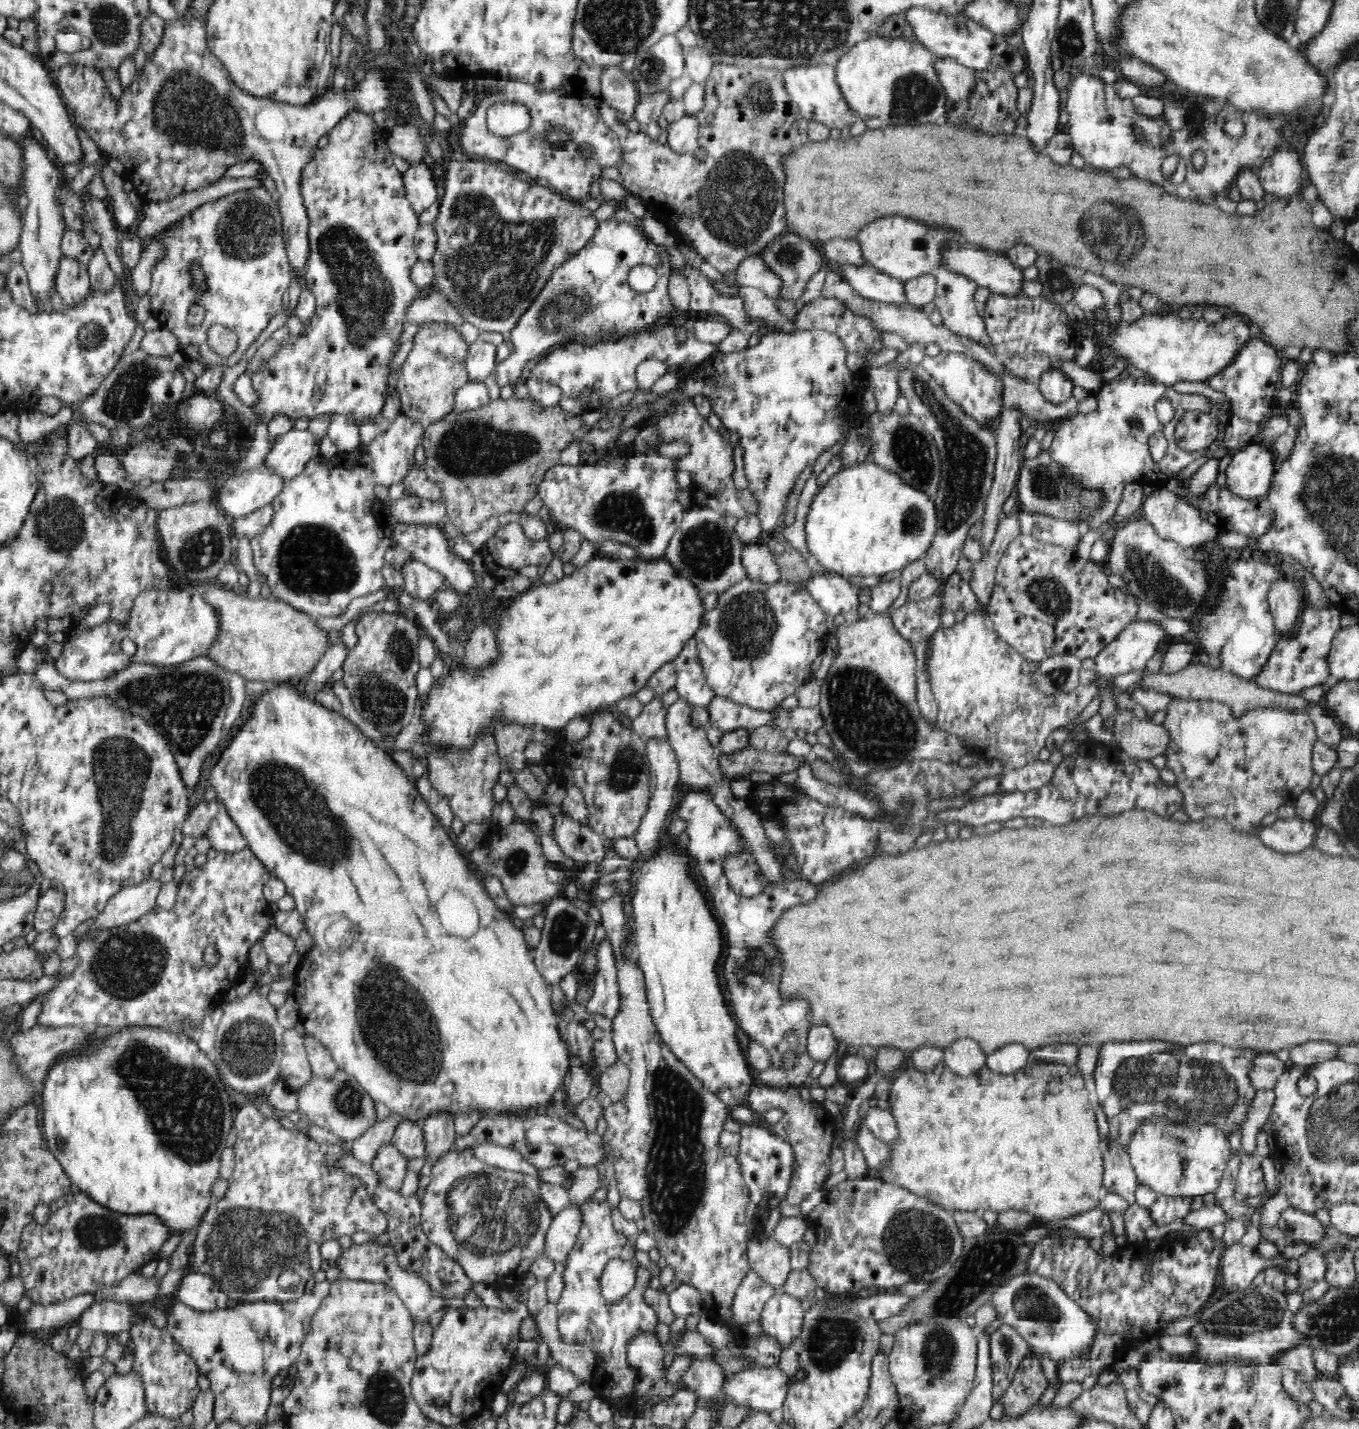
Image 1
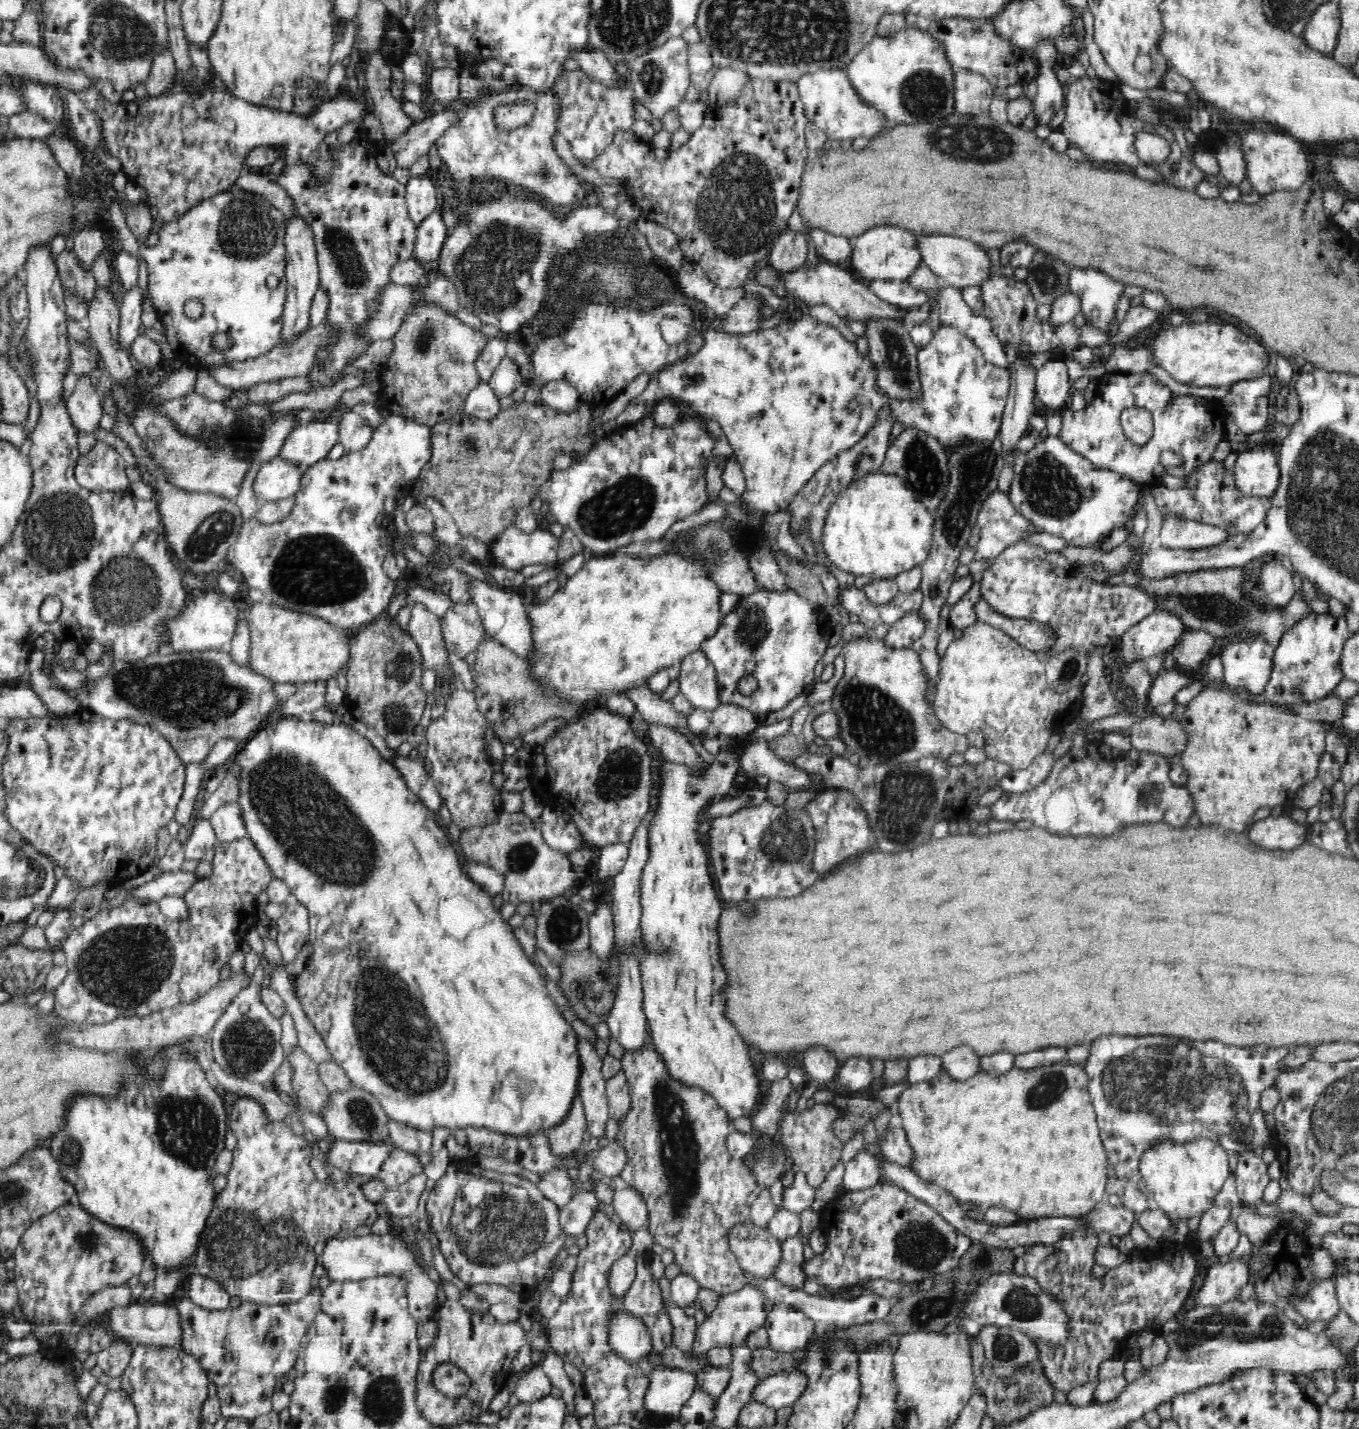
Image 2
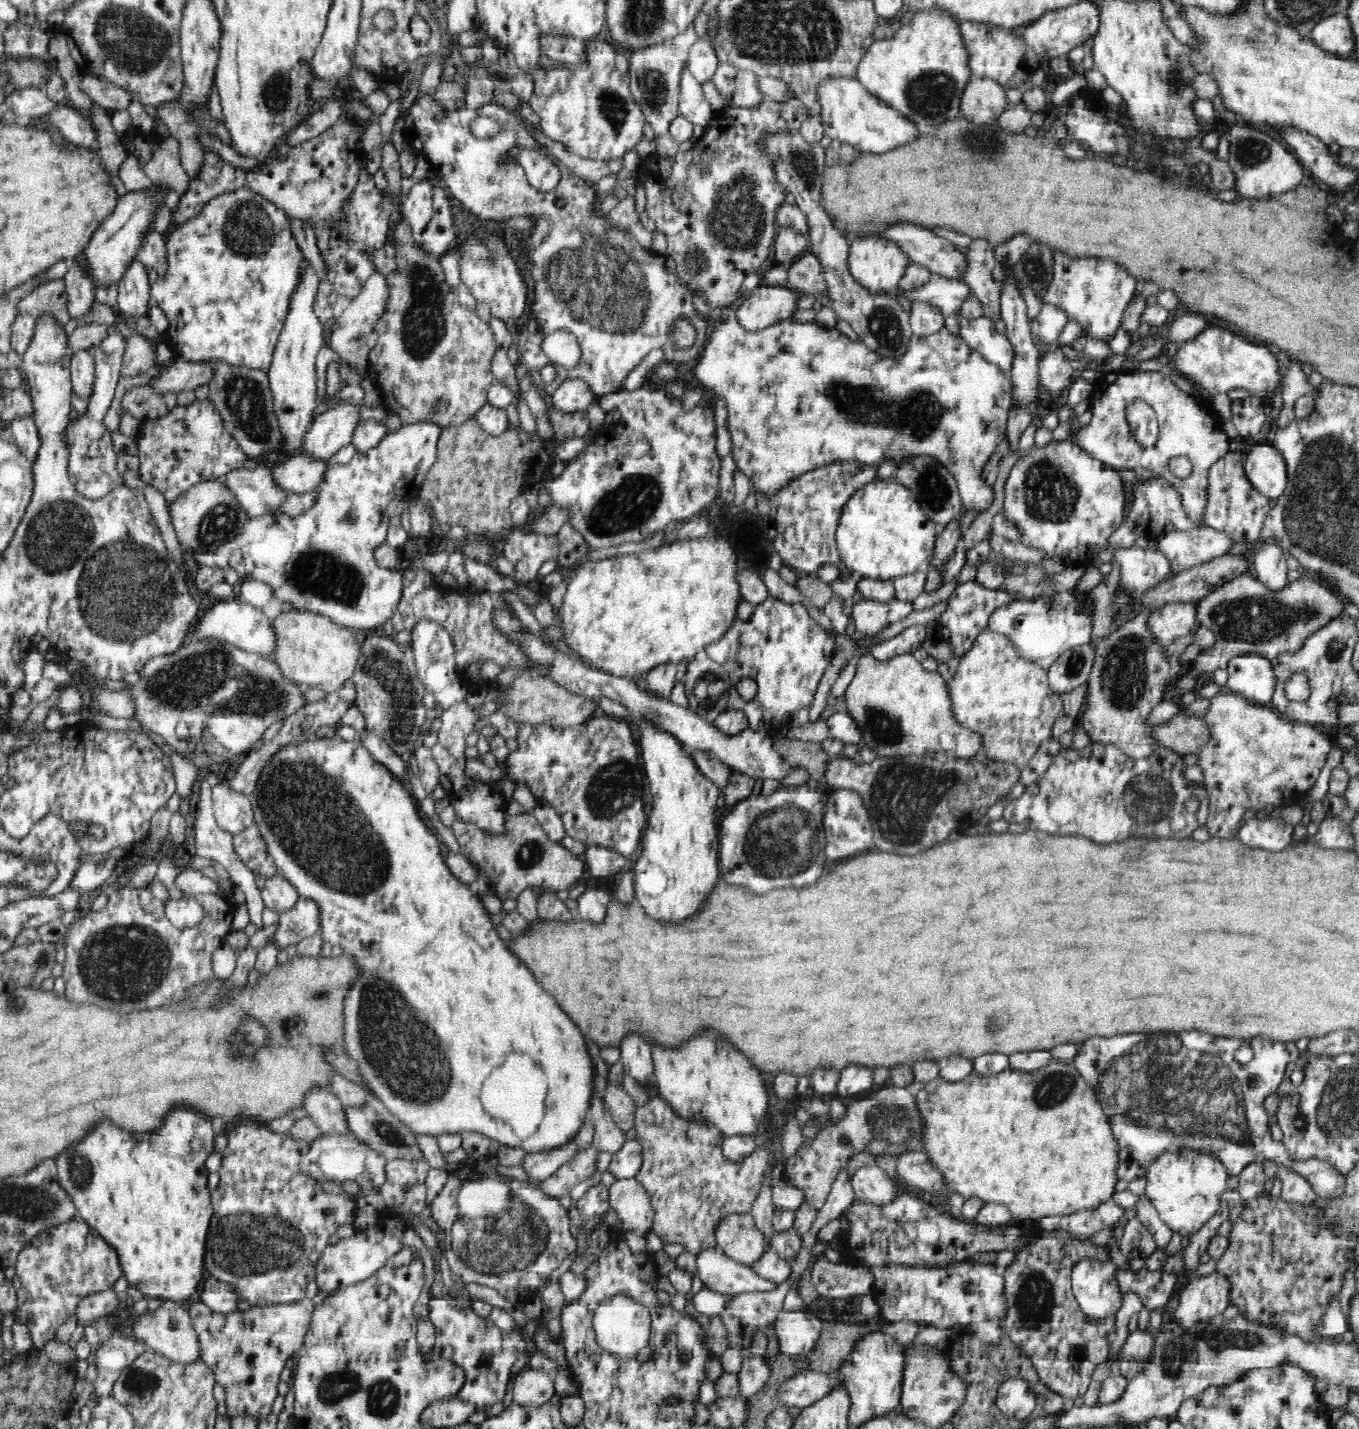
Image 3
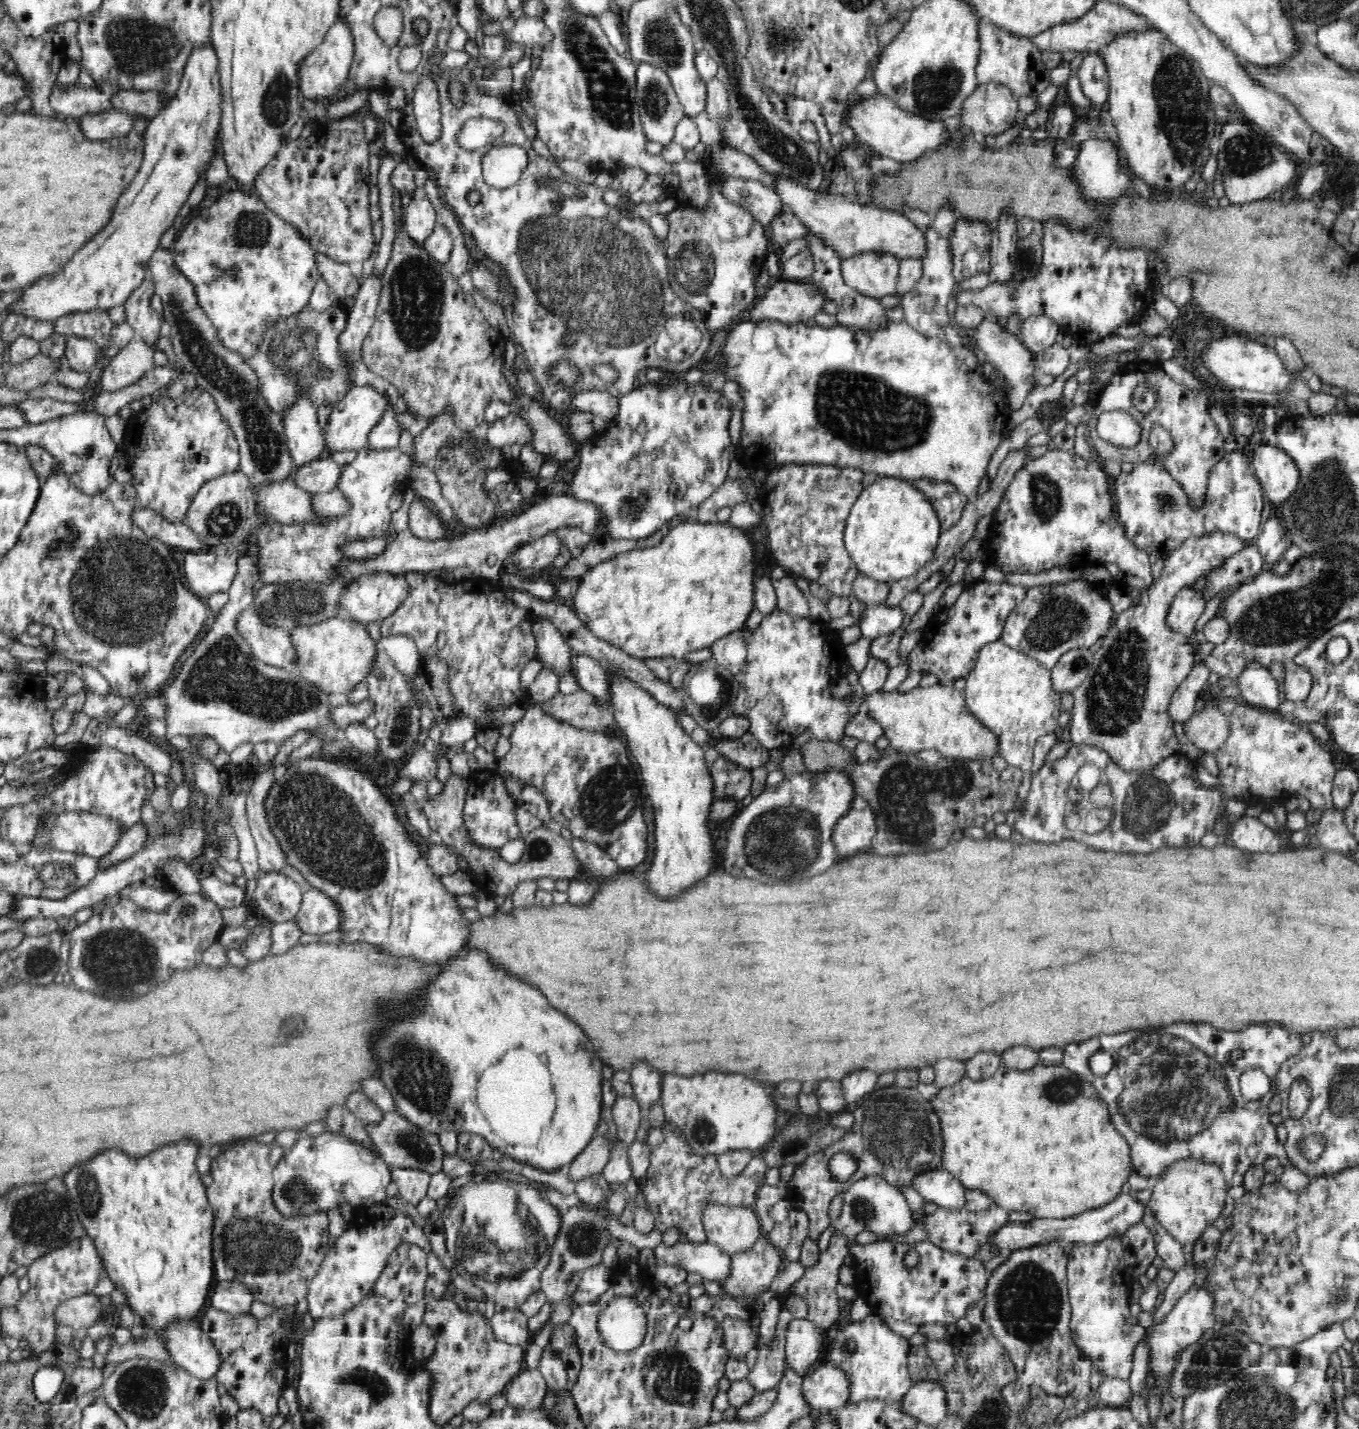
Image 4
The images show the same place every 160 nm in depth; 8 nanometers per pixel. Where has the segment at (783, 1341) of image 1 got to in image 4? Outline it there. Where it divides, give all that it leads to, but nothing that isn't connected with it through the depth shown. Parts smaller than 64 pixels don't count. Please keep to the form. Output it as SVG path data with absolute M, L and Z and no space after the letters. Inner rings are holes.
M794 1318L786 1328L785 1358L794 1371L804 1376L818 1360L823 1346L822 1329L808 1318Z

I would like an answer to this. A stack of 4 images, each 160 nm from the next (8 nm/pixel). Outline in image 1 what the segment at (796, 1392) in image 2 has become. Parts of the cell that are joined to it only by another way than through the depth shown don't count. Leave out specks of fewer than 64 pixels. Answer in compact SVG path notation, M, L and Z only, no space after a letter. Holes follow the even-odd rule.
M756 1366L728 1376L720 1390L730 1403L770 1413L784 1402L787 1376L779 1367Z

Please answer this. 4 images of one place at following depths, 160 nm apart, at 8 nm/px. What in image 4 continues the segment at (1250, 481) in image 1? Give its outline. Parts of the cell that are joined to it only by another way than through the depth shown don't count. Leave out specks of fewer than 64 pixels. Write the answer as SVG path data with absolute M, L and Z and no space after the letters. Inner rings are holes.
M1261 444L1251 458L1254 476L1261 484L1264 496L1279 505L1298 482L1298 469L1285 450Z

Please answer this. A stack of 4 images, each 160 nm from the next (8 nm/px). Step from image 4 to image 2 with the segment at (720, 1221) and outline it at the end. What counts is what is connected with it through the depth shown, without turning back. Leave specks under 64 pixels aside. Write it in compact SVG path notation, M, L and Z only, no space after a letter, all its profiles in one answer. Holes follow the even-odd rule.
M738 1225L731 1232L730 1247L741 1268L752 1278L774 1278L783 1262L782 1246L766 1226Z

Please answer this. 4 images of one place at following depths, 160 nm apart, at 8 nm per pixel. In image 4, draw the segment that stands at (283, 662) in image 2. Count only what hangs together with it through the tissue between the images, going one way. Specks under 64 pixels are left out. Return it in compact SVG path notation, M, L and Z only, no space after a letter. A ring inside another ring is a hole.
M341 615L314 624L294 625L289 635L295 654L293 668L304 680L328 694L349 693L364 680L378 647L378 642L366 631L365 624Z

